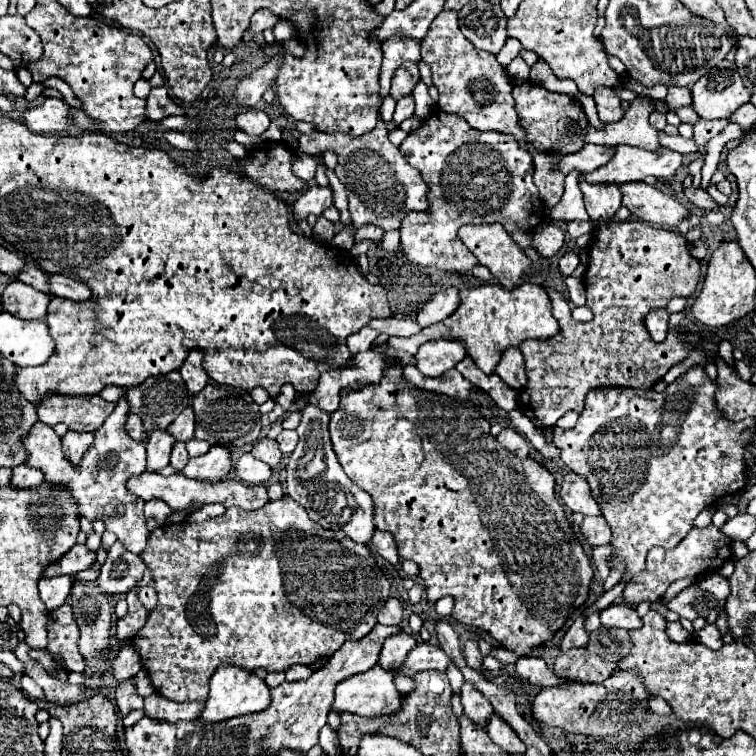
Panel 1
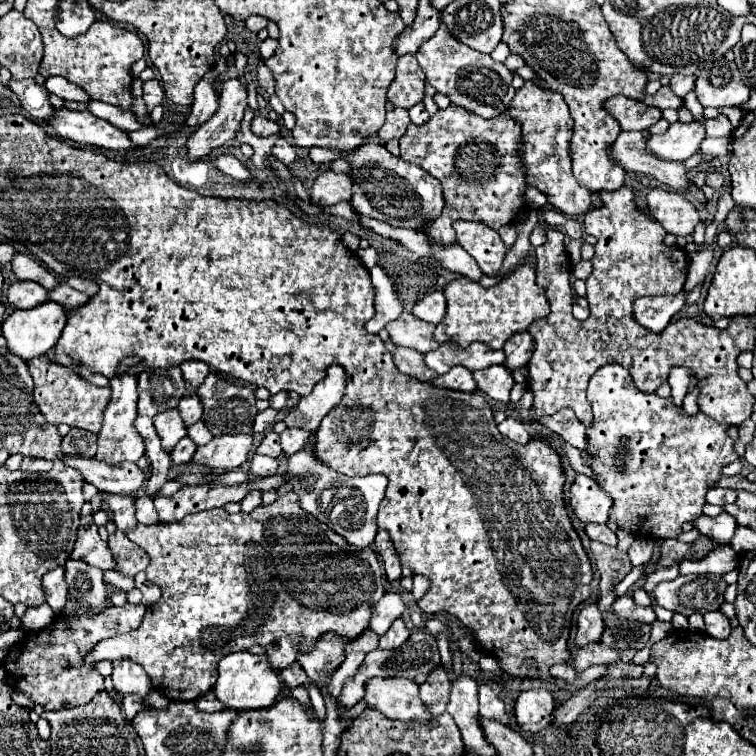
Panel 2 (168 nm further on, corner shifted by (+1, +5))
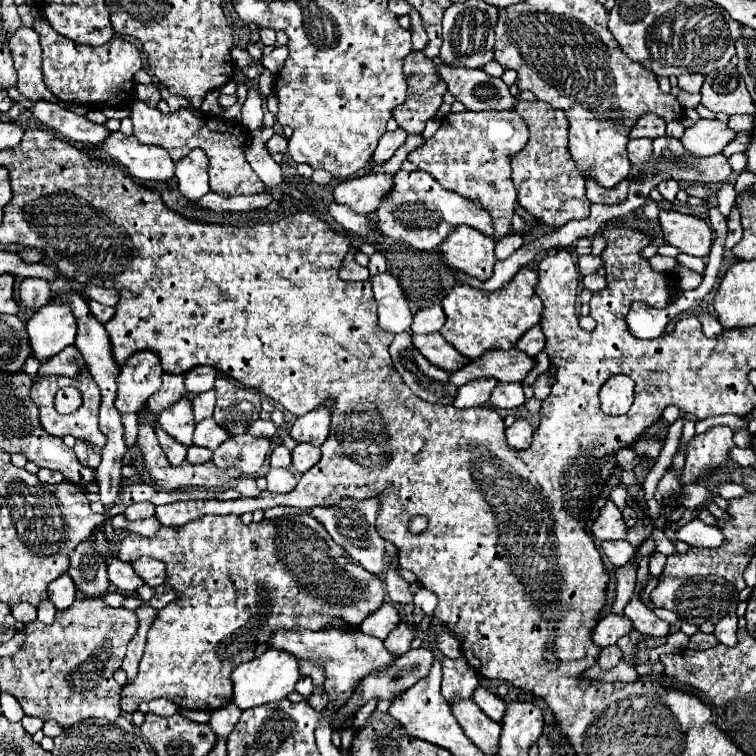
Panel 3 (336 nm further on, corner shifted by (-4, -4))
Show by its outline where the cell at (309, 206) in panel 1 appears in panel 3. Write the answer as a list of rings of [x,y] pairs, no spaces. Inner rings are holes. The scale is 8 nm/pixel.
[[[365,174],[353,180],[343,180],[335,186],[333,198],[337,204],[349,206],[357,214],[369,214],[391,190],[391,178],[393,174]]]

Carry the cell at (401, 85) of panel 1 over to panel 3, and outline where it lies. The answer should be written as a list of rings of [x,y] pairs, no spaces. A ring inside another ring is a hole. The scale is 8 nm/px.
[[[411,52],[407,58],[405,58],[405,64],[403,64],[403,70],[405,70],[405,78],[407,78],[407,98],[401,106],[397,106],[393,110],[393,118],[397,120],[399,128],[407,130],[409,134],[421,134],[427,120],[431,120],[435,116],[435,112],[439,110],[441,106],[441,96],[447,92],[445,90],[445,84],[443,80],[439,80],[435,68],[433,68],[433,60],[425,58],[423,52]]]

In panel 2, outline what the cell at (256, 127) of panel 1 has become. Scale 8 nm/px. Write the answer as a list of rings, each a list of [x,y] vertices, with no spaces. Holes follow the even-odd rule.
[[[256,115],[252,119],[252,133],[256,133],[258,137],[270,137],[270,135],[280,133],[280,125],[262,117],[262,115]]]

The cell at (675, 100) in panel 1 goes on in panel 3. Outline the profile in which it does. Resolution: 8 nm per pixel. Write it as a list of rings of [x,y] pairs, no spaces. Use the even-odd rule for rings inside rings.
[[[679,76],[679,88],[685,92],[699,92],[703,84],[703,76]]]

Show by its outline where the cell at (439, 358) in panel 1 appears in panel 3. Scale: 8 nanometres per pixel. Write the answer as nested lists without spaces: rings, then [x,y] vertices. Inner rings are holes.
[[[517,348],[511,350],[487,350],[477,360],[471,360],[463,368],[449,372],[449,380],[455,386],[463,386],[475,378],[495,378],[499,382],[523,382],[535,360]]]

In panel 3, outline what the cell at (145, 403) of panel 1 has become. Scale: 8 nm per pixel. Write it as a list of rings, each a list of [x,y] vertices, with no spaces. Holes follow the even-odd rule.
[[[165,374],[163,386],[147,400],[147,412],[149,412],[149,416],[157,418],[163,410],[167,410],[171,404],[175,404],[177,400],[181,400],[185,396],[187,396],[187,390],[183,384],[183,376],[181,374]]]

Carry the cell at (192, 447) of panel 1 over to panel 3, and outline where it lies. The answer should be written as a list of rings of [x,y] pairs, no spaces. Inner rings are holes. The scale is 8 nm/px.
[[[209,418],[209,420],[201,420],[201,422],[195,426],[193,444],[195,444],[195,446],[203,446],[203,448],[209,448],[209,450],[215,450],[215,448],[217,448],[219,444],[223,444],[227,438],[229,438],[227,432],[223,432],[223,428],[219,428],[213,418]]]

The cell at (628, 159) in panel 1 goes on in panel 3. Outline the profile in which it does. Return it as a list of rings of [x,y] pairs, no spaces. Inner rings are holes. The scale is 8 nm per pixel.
[[[699,120],[695,126],[685,130],[685,134],[681,136],[681,144],[687,154],[695,158],[705,158],[719,154],[733,138],[735,132],[731,132],[725,122]]]

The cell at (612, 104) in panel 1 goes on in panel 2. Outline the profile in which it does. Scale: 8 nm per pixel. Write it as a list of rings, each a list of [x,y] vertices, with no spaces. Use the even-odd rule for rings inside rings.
[[[616,95],[606,101],[606,109],[618,119],[622,131],[644,131],[650,129],[658,119],[662,119],[662,111],[648,107],[640,101]]]

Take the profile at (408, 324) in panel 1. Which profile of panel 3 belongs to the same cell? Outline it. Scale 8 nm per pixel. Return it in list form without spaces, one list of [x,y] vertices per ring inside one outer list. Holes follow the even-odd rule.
[[[439,332],[437,334],[427,334],[427,336],[411,334],[411,338],[413,338],[413,346],[427,360],[431,360],[431,364],[435,364],[435,366],[439,366],[447,372],[453,372],[455,368],[461,368],[463,364],[467,364],[467,358],[459,356],[459,352],[455,352],[455,348],[451,348]]]

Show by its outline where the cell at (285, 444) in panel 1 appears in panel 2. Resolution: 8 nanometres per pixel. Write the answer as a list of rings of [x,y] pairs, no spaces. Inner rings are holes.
[[[288,427],[282,435],[280,435],[280,443],[286,455],[294,455],[298,453],[302,447],[306,447],[310,443],[310,433],[304,429],[296,429],[296,427]]]

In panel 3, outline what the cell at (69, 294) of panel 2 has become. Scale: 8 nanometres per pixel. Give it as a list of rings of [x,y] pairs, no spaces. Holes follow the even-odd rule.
[[[85,300],[85,302],[87,302],[87,306],[89,306],[89,310],[91,310],[91,314],[93,314],[101,324],[105,324],[105,322],[115,314],[115,308],[113,308],[113,306],[103,306],[103,304],[93,302],[93,300]]]

